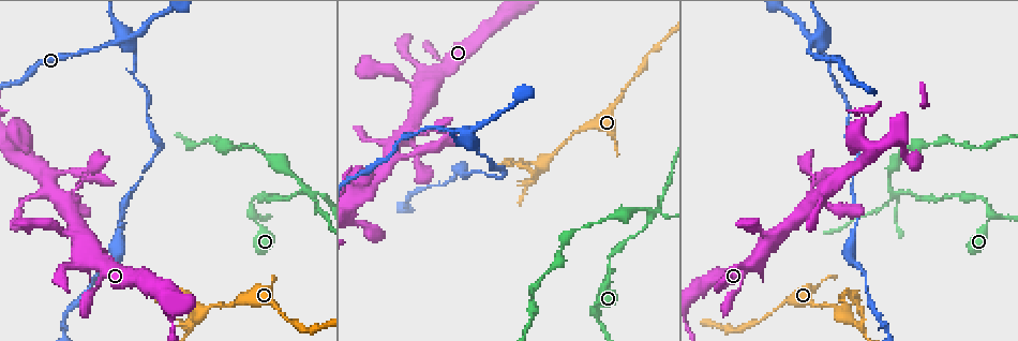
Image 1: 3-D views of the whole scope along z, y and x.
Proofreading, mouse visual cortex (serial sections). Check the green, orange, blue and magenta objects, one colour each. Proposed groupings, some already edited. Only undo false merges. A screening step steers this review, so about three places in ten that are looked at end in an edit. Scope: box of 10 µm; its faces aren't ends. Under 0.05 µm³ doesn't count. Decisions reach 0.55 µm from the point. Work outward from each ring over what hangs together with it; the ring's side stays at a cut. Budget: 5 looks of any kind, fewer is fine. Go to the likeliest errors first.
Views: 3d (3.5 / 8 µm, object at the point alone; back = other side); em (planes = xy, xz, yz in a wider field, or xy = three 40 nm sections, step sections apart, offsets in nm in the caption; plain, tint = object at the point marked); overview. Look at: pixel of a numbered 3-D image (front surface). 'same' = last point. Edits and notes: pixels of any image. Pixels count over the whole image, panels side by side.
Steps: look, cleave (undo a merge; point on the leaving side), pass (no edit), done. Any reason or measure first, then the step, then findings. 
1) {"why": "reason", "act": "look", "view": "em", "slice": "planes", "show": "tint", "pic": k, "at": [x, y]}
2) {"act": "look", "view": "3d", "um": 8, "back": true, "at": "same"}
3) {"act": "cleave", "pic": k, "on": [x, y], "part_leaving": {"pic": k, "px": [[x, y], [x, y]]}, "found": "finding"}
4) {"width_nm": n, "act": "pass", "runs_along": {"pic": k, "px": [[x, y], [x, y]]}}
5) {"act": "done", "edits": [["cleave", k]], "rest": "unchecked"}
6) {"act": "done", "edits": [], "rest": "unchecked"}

{"why": "calibre changes", "act": "look", "view": "3d", "um": 3.5, "back": true, "pic": 1, "at": [125, 39]}

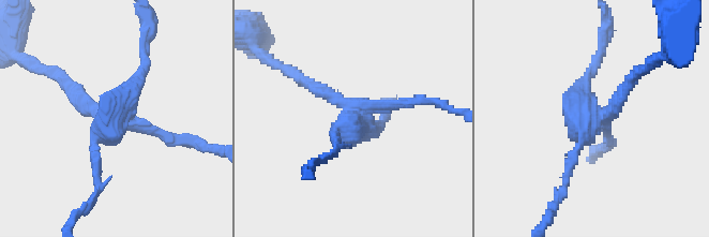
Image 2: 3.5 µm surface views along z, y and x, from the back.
{"act": "look", "view": "em", "slice": "xy", "step": 2, "show": "tint", "pic": 2, "at": [358, 112]}

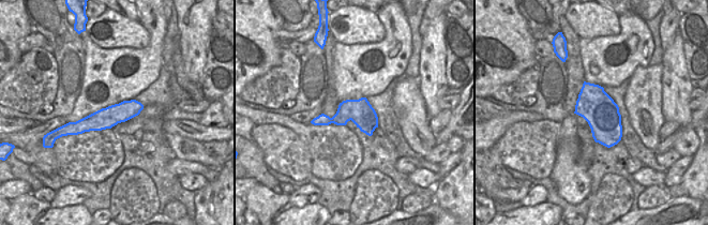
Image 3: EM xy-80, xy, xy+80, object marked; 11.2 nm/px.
{"arm_widths_nm": [150, 150, 200, 200], "act": "cleave", "pic": 2, "on": [117, 97], "part_leaving": {"pic": 2, "px": [[117, 117], [94, 139], [91, 198]]}, "found": "a second cell is stuck on"}

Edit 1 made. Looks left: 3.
{"act": "look", "view": "3d", "um": 3.5, "pic": 1, "at": [595, 308]}

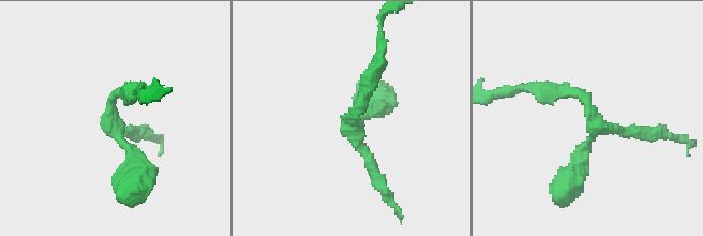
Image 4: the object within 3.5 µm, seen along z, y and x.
{"arms": 3, "arm_widths_nm": [150, 200, 300], "why": "need the tissue", "act": "look", "view": "em", "slice": "xy", "step": 3, "show": "tint", "pic": 4, "at": [110, 111]}

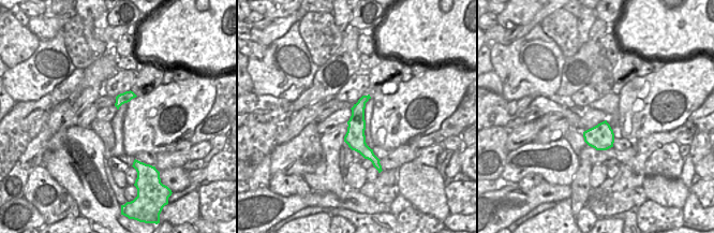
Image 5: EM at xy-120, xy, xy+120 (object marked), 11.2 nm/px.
{"why": "cut it another way", "act": "look", "view": "em", "slice": "xy", "step": 2, "show": "tint", "at": "same"}

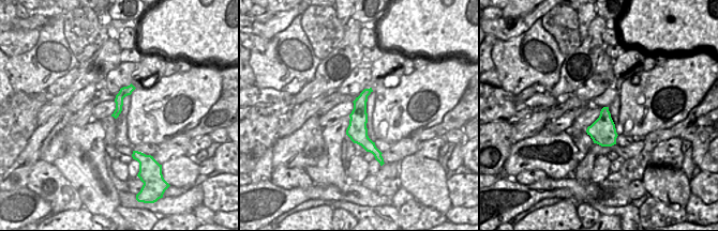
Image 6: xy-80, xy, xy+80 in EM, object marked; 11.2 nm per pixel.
{"act": "pass", "found": "one cell here"}

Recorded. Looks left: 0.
{"act": "done", "edits": [["cleave", 2]], "rest": "unchecked"}

